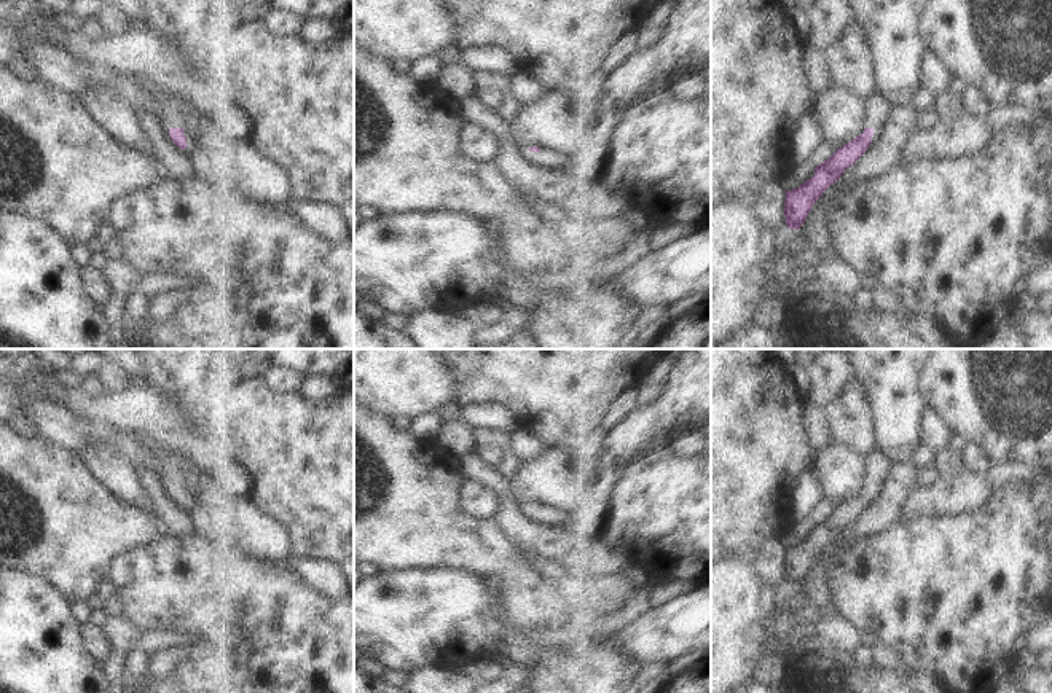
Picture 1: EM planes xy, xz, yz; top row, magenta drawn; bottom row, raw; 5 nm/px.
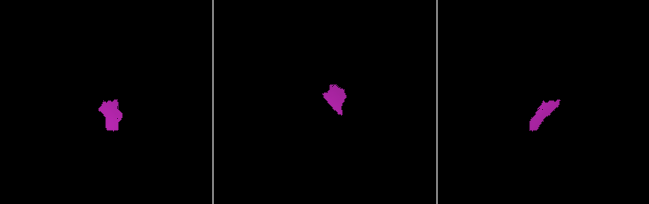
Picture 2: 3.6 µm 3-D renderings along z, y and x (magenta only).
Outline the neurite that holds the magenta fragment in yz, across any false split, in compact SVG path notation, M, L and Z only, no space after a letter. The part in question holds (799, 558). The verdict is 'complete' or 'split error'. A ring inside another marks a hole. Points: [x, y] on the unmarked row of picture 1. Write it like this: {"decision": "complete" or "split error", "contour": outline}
{"decision": "split error", "contour": "M872 451L864 459L864 480L867 483L864 489L835 507L827 518L815 523L811 535L799 545L786 548L784 574L789 586L799 586L822 550L866 510L873 495L873 487L886 480L891 467L893 460L883 451Z"}

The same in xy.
{"decision": "split error", "contour": "M140 435L148 444L148 449L155 454L159 464L159 478L169 486L171 497L180 505L186 505L186 495L183 492L183 483L186 480L185 460L171 449L156 444L148 435Z"}

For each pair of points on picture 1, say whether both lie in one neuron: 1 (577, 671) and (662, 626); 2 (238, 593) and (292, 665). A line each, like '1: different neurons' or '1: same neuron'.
1: different neurons
2: same neuron

